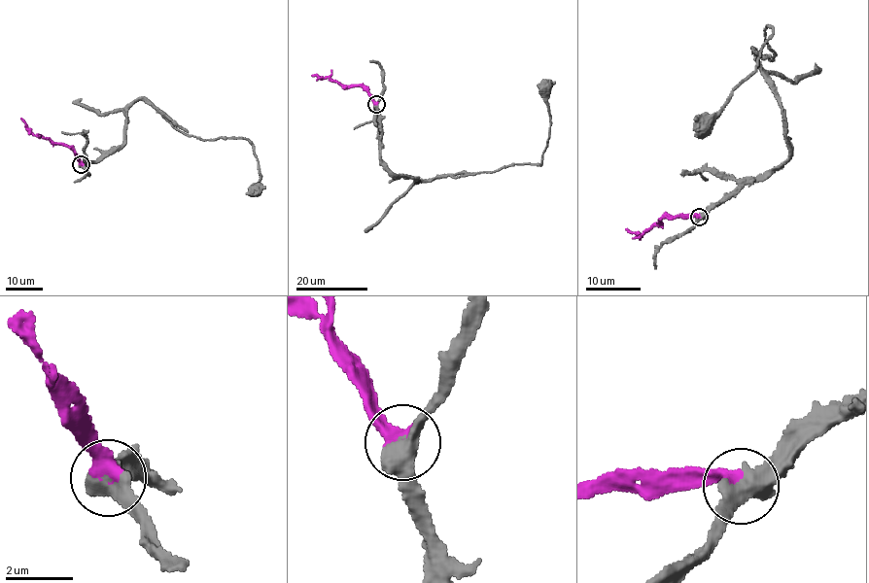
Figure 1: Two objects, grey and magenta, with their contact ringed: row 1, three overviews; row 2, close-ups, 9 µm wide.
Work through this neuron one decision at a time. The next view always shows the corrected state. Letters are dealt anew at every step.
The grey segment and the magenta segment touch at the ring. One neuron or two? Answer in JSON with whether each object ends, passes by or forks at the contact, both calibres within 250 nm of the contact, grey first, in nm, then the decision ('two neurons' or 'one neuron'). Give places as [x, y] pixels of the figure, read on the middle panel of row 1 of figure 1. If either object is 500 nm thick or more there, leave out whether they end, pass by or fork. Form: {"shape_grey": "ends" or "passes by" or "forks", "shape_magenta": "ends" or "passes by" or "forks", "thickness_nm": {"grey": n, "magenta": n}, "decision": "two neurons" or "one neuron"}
{"thickness_nm": {"grey": 550, "magenta": 550}, "decision": "one neuron"}

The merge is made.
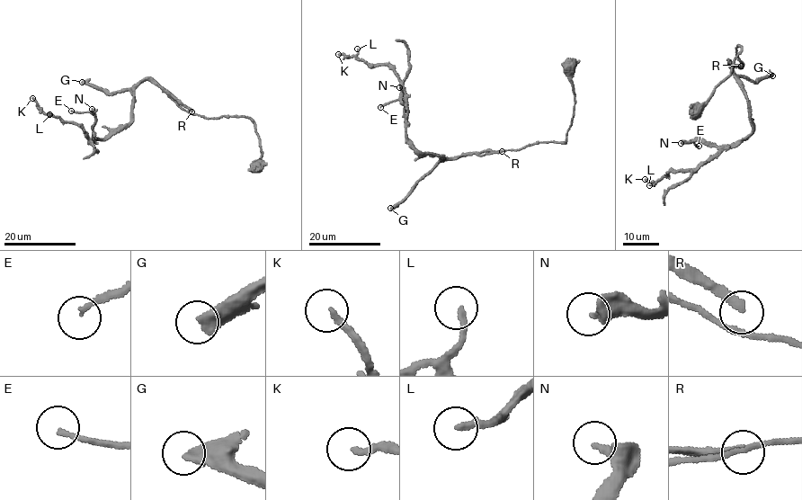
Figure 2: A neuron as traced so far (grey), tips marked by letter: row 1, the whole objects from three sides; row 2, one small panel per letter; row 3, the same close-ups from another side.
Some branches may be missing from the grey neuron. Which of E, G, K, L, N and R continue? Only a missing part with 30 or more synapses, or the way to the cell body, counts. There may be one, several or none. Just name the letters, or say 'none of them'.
G, N

